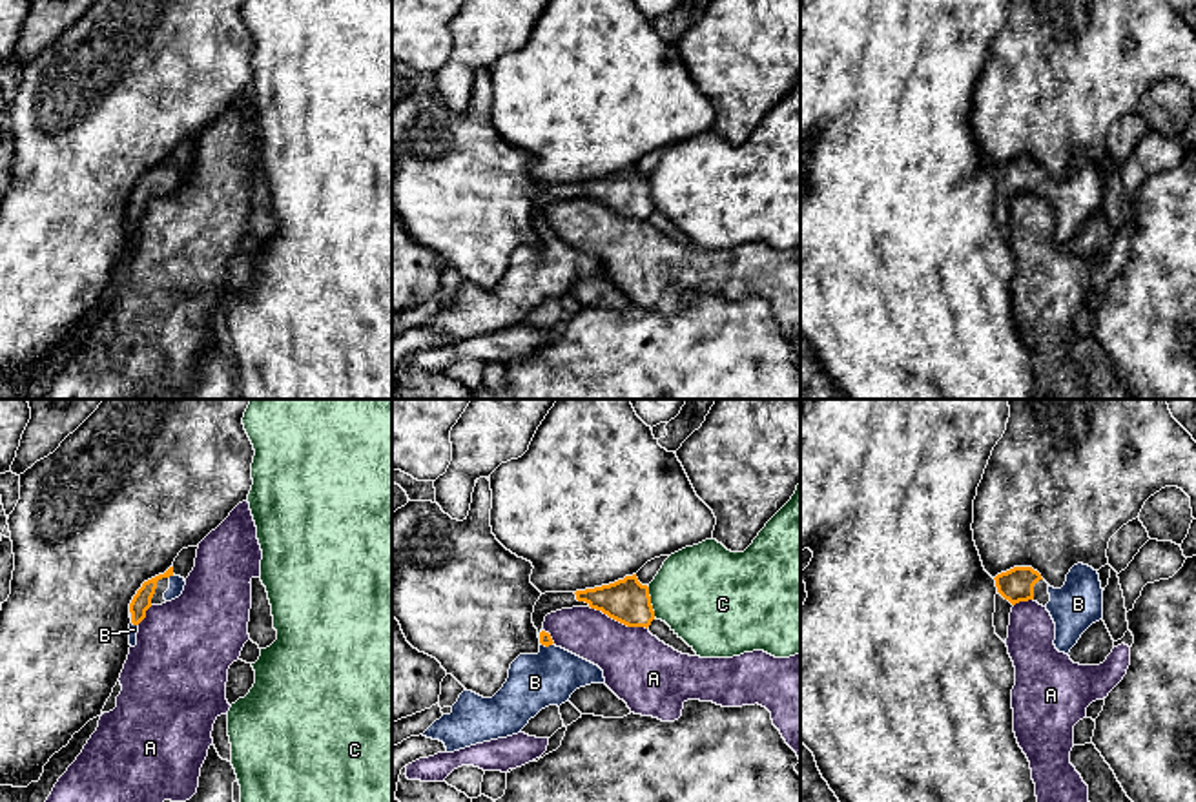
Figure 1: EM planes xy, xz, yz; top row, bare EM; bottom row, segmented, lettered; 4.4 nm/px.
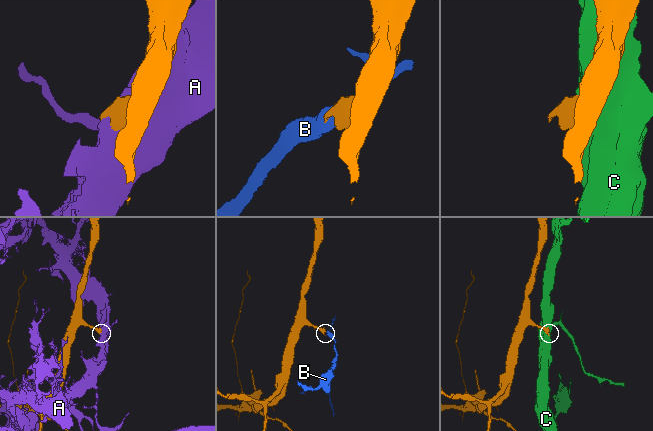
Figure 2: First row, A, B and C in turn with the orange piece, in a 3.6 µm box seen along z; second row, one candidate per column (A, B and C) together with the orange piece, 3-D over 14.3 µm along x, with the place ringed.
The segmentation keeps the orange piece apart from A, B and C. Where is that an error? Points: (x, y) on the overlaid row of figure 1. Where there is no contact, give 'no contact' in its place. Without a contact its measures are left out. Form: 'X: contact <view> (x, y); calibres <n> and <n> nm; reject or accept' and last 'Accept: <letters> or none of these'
A: contact xz (618, 620); calibres 190 and 320 nm; reject
B: contact xy (170, 575); calibres 90 and 70 nm; accept
C: contact xz (649, 602); calibres 190 and 420 nm; reject
Accept: B

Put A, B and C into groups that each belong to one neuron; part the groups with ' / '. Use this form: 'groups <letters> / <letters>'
groups A / B / C

